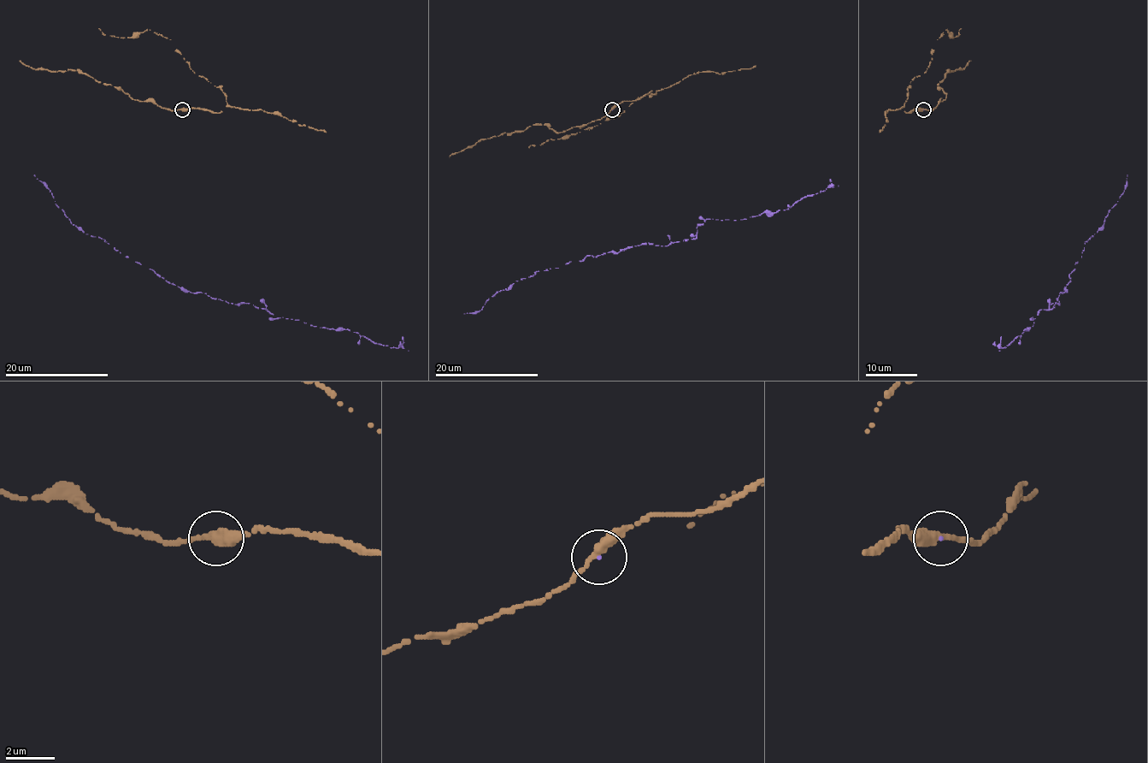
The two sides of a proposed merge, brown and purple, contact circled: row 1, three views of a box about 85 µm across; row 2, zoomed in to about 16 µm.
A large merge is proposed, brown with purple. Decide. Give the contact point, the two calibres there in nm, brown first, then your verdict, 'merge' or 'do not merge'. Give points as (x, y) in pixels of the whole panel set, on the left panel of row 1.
at (182, 109); 320 nm thick on the brown side, 50 nm on the other; merge

